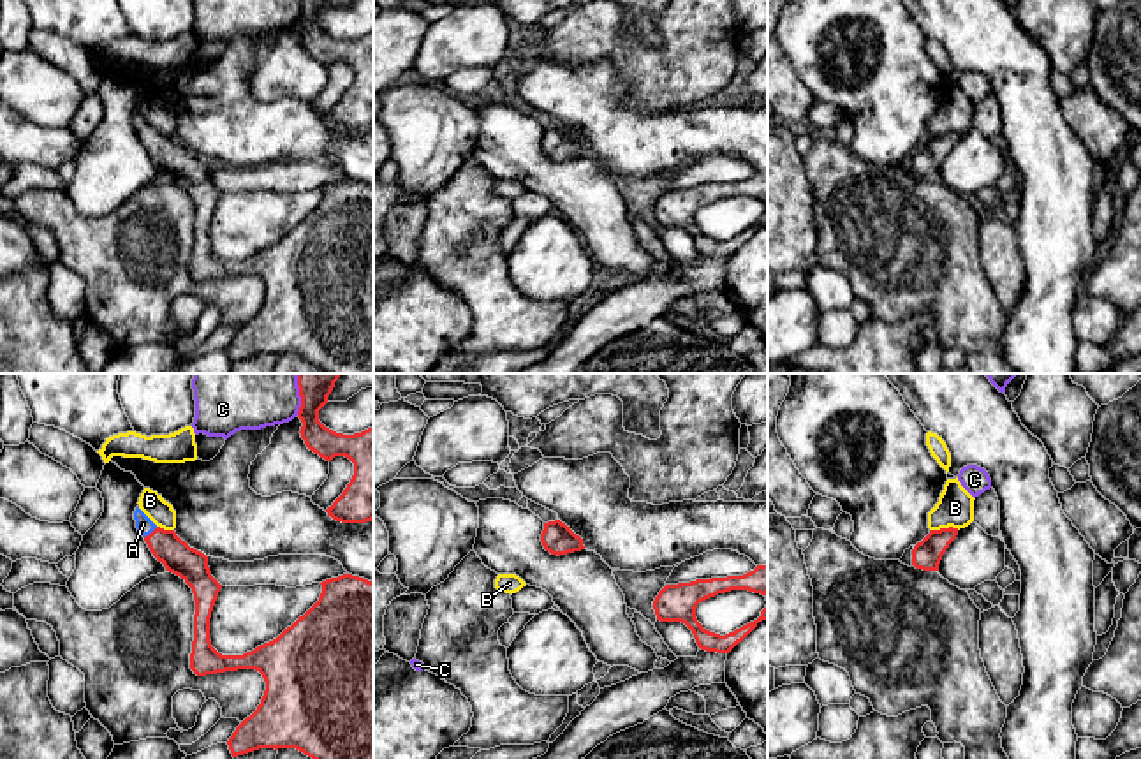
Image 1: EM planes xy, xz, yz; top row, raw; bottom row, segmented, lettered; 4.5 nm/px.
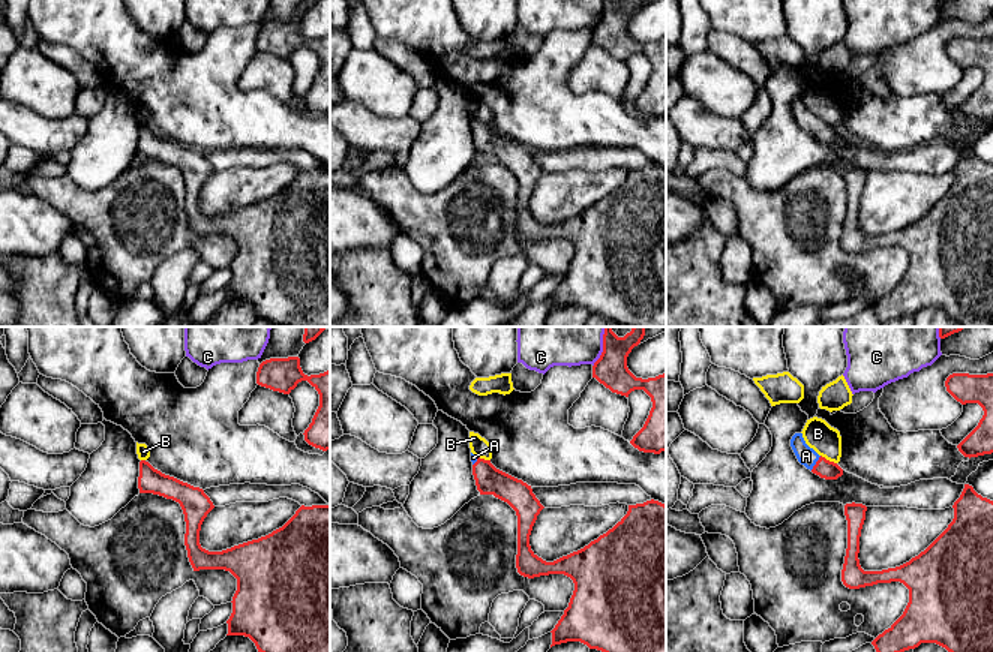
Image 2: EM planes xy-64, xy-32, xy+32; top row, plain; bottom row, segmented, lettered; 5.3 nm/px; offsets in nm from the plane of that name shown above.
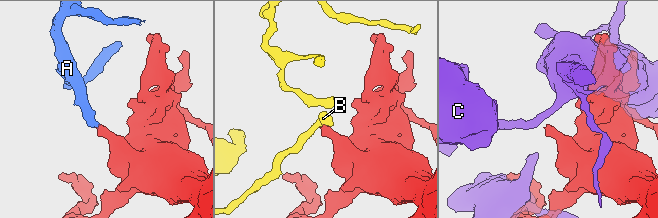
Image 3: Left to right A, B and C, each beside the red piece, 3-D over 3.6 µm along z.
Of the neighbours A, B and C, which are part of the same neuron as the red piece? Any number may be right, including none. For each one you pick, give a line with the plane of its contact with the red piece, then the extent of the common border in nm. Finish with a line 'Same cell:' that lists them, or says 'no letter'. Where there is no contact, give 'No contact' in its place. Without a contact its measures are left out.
A: Touches red in xy. Shared border 80 nm
Same cell: A

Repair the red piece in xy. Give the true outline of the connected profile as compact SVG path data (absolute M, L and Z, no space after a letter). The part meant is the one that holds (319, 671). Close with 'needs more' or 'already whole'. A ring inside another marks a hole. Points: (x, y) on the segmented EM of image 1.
M139 507L134 520L153 556L192 588L194 674L255 669L266 682L261 704L227 741L232 757L259 748L296 748L312 759L373 759L373 583L352 574L326 579L319 601L276 639L243 655L222 655L210 641L210 618L222 585L211 576L208 556L174 530L157 527Z | needs more

